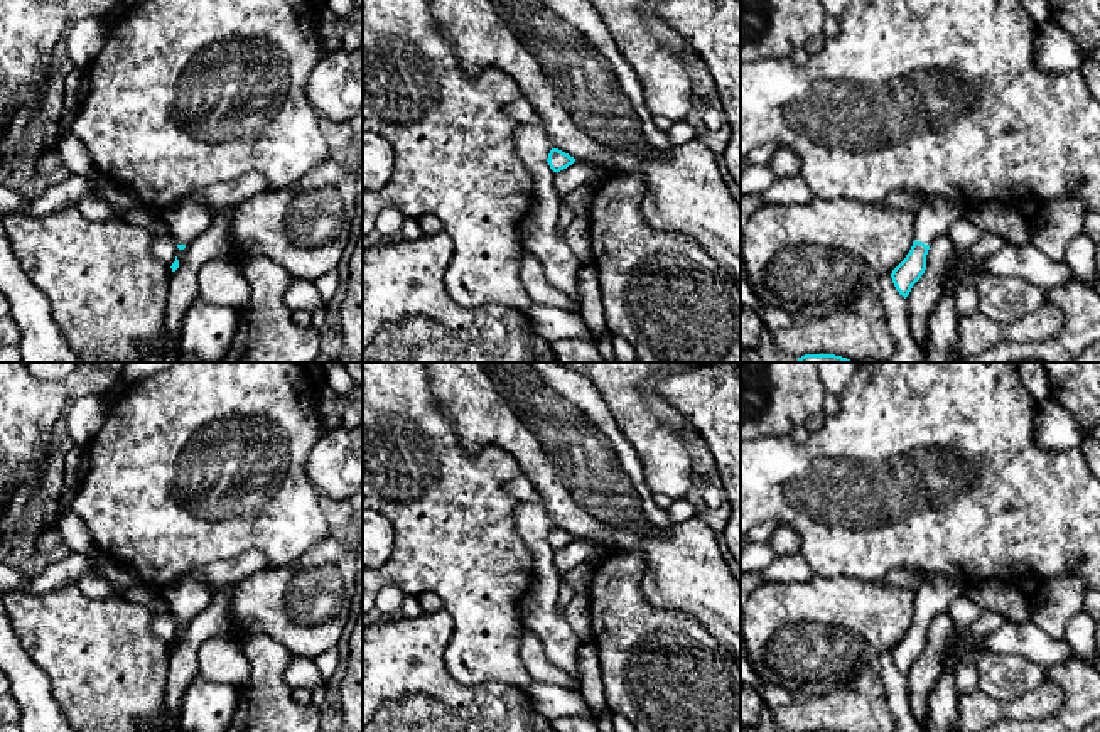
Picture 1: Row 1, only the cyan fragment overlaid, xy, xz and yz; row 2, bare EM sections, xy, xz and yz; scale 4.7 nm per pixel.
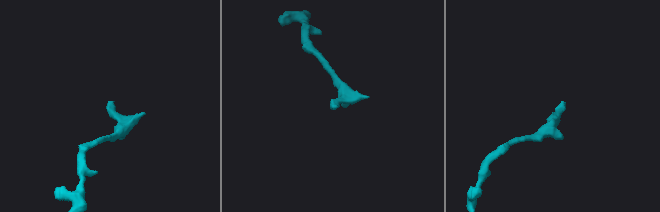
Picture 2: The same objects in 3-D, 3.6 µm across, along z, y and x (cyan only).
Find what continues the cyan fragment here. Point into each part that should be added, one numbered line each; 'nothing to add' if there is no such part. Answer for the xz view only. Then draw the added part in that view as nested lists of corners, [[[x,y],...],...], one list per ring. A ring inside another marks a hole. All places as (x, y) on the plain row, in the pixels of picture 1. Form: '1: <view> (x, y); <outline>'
nothing to add

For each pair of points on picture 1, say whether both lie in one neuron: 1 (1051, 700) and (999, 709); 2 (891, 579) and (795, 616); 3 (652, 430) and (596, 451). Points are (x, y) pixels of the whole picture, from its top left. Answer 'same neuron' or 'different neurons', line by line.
1: same neuron
2: different neurons
3: different neurons

